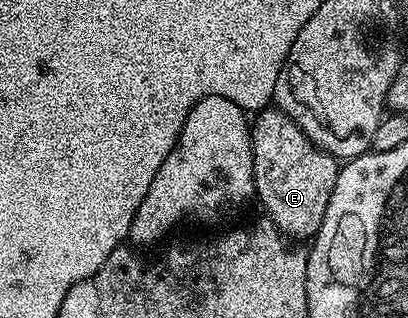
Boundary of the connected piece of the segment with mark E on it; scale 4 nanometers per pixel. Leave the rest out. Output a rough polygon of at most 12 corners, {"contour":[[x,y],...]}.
{"contour":[[284,111],[253,115],[254,193],[291,239],[313,239],[339,159]]}

